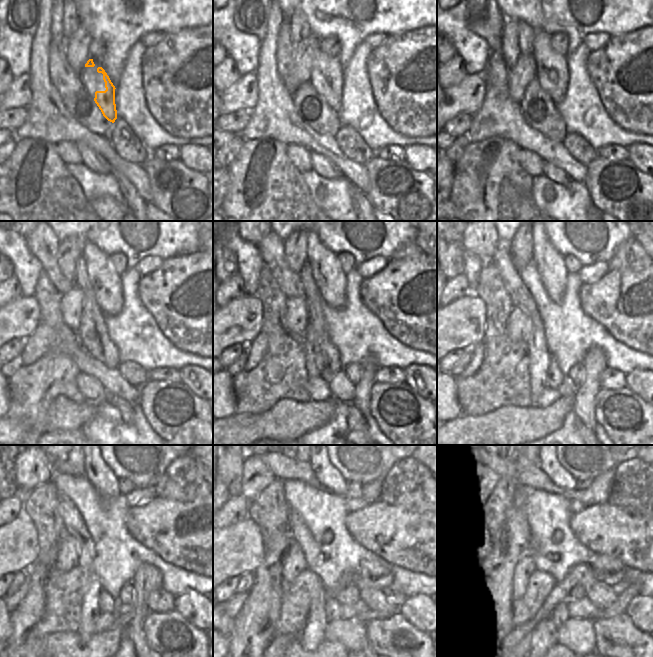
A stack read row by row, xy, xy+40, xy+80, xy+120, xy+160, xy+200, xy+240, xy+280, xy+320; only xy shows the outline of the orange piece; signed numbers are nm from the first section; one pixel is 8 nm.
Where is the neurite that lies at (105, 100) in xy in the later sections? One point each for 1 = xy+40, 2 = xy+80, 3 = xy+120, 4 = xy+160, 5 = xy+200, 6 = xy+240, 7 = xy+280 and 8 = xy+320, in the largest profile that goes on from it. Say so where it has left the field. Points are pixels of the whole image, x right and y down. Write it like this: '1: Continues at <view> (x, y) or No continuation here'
1: Continues at xy+40 (333, 68)
2: Continues at xy+80 (556, 63)
3: Continues at xy+120 (100, 270)
4: Continues at xy+160 (326, 269)
5: Continues at xy+200 (550, 264)
6: Continues at xy+240 (97, 472)
7: Continues at xy+280 (330, 479)
8: Continues at xy+320 (549, 465).

